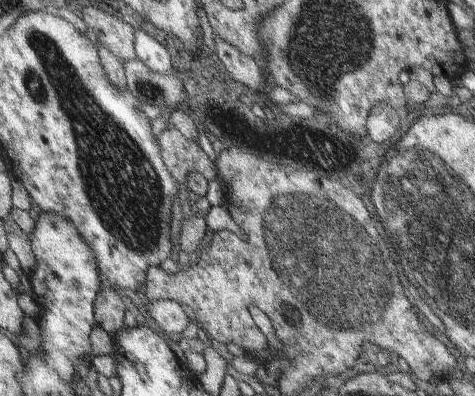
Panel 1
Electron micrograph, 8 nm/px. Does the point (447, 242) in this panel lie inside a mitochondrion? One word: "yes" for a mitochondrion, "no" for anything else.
yes

